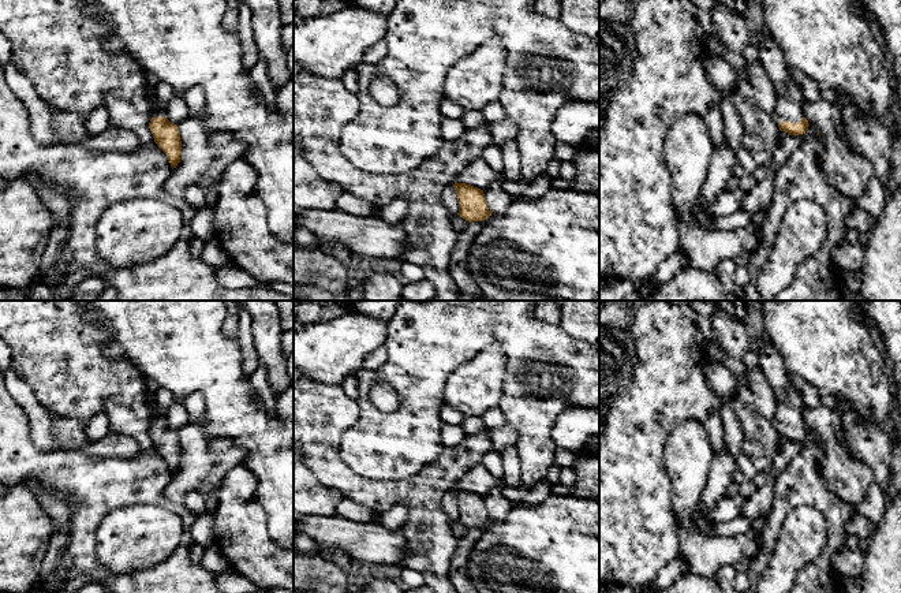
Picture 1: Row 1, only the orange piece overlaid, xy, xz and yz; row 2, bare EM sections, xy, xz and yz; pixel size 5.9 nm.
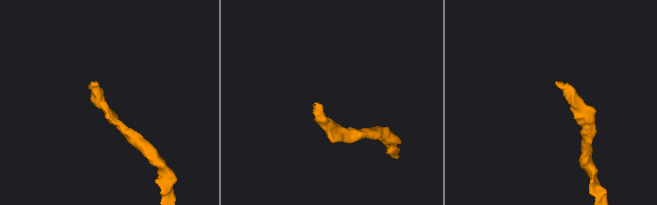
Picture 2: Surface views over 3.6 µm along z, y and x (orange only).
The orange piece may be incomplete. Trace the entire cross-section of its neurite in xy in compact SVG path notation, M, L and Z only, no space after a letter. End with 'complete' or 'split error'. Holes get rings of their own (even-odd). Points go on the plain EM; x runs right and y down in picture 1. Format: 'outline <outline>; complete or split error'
outline M165 415L150 418L149 435L154 448L167 460L172 475L180 469L182 447L177 432L171 429L165 422Z; split error

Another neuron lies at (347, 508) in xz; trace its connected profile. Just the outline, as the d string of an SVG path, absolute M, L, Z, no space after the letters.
M343 497L336 507L336 515L352 522L371 523L377 512L348 499Z

